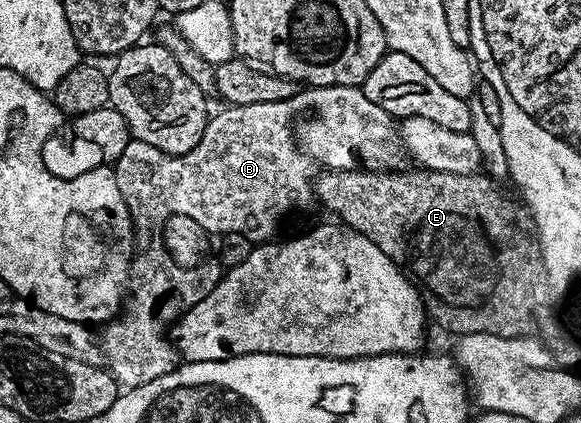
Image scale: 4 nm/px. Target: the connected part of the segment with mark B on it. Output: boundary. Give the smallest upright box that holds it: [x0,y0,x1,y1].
[100,86,408,389]

